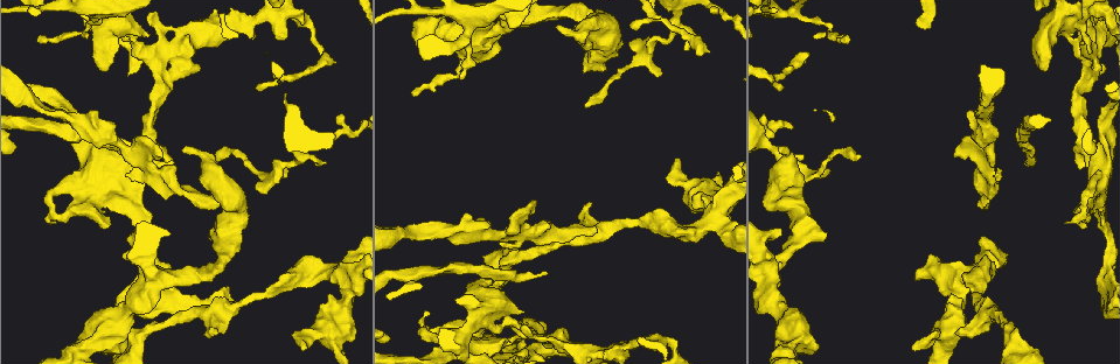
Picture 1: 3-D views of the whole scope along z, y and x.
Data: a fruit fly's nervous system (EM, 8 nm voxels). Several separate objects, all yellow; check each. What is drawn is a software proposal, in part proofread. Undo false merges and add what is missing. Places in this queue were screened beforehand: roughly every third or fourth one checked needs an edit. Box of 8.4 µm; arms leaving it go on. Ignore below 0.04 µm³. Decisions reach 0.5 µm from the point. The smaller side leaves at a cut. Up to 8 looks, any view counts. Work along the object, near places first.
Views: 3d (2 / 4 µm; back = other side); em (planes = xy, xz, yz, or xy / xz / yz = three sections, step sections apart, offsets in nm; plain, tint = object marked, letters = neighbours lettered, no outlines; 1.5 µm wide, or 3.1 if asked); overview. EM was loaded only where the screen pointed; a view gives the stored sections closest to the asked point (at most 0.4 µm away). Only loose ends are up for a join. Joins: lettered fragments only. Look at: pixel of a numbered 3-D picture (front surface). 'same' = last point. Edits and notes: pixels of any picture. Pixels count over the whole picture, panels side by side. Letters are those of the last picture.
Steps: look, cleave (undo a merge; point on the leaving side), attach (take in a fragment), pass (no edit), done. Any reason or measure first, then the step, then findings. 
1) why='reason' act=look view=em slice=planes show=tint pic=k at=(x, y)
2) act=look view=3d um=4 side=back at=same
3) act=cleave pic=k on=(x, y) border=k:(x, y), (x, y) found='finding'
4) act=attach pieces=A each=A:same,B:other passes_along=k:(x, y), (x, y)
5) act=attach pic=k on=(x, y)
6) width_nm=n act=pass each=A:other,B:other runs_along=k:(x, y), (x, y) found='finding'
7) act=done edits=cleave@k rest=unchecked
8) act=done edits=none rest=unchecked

why='stops while still wide' act=look view=em slice=planes show=tint pic=1 at=(781, 232)

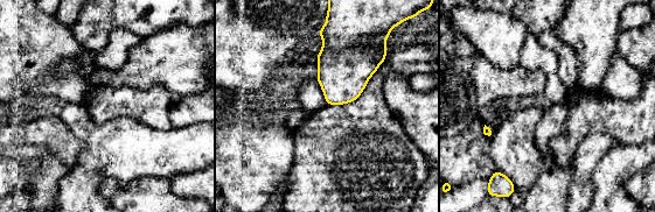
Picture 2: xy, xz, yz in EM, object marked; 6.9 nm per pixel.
act=look view=em slice=planes show=letters at=same

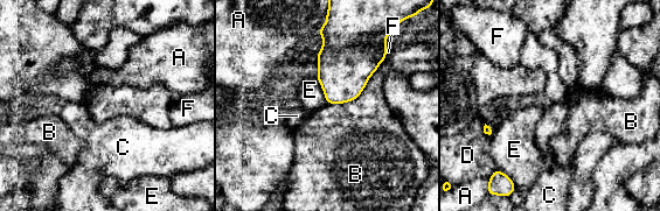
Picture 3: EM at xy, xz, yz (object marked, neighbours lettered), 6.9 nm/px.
act=pass each=A:other,B:other,C:other,D:other,E:other,F:other found='none of them fits'

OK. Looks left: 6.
why='branch stops here' act=look view=em slice=xy step=4 show=letters pic=1 at=(779, 151)

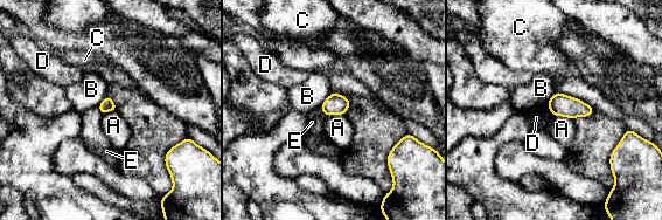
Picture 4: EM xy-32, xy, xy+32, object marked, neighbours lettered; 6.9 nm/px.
why='cut it another way' act=look view=em slice=xz step=8 show=letters at=same

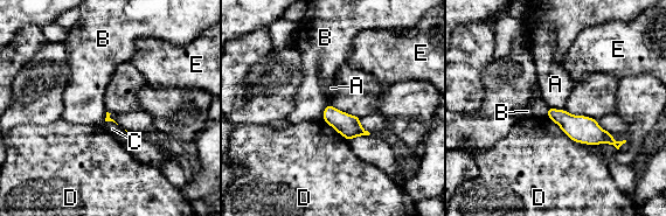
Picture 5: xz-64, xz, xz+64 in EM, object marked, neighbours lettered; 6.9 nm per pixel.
longest_contact=D:400nm act=pass each=A:other,B:other,C:other,D:other,E:other border=5:(547, 106), (564, 110) found='no lettered fragment goes on from it'

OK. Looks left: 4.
why='branch stops here' act=look view=3d um=2 pic=1 at=(287, 175)

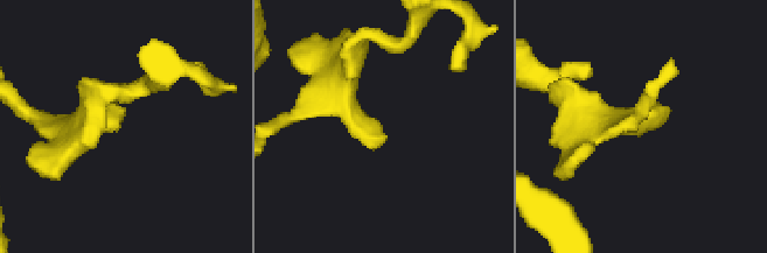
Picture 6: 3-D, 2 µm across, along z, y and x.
why='now the EM' act=look view=em slice=planes show=letters pic=6 at=(665, 121)

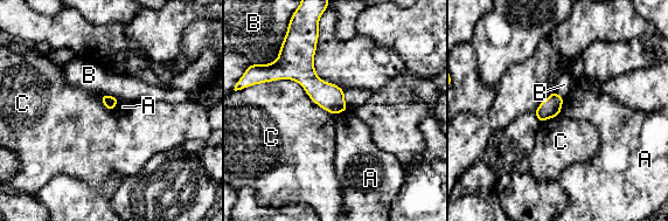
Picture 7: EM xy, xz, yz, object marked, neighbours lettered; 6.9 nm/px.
act=pass each=A:other,B:other,C:other border=7:(259, 83), (294, 80), (334, 115) found='no lettered fragment goes on from it'

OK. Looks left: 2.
act=done edits=none rest=unchecked

